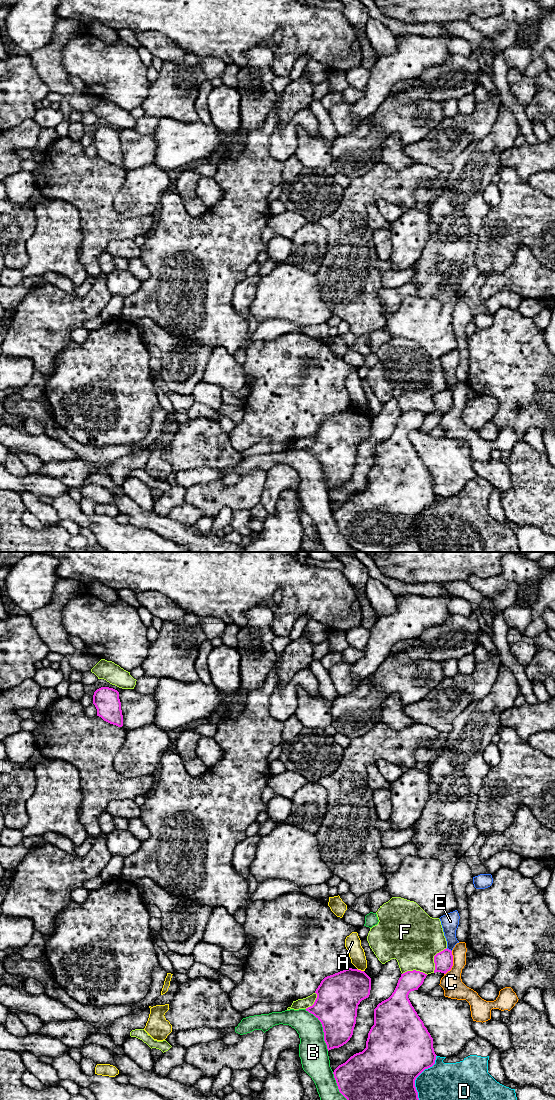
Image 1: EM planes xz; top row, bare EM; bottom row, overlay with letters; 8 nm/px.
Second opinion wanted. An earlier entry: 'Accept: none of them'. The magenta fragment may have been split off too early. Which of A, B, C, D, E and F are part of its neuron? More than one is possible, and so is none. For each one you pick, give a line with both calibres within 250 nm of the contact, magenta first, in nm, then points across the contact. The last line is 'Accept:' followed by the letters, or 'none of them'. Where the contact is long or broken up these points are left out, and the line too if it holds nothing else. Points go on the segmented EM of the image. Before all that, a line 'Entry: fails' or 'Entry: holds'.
Entry: holds
Accept: none of them

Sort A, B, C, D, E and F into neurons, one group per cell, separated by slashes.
A / B / C / D / E / F

